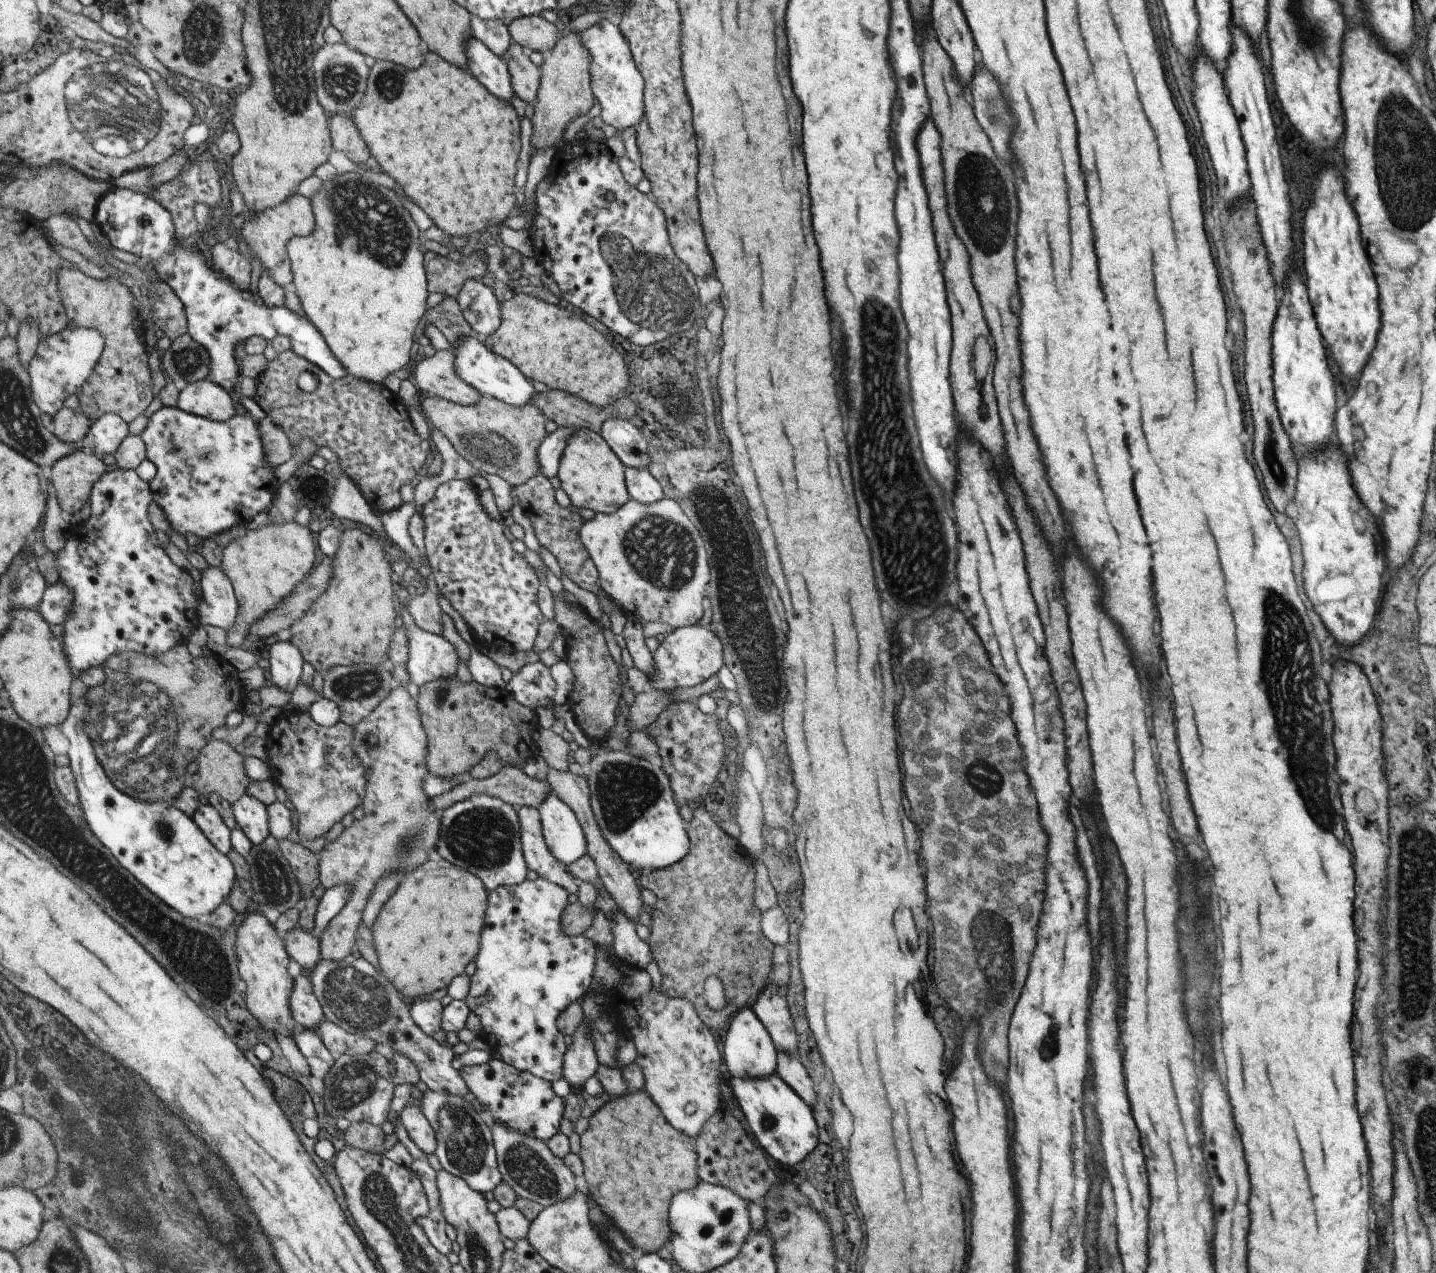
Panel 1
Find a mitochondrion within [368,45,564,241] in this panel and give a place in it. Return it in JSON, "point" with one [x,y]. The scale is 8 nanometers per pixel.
{"point":[389,82]}

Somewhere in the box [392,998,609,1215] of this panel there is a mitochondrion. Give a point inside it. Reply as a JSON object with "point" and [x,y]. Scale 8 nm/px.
{"point":[464,1141]}

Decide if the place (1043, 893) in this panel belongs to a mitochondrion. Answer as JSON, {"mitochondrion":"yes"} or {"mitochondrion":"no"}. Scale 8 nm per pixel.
{"mitochondrion":"no"}

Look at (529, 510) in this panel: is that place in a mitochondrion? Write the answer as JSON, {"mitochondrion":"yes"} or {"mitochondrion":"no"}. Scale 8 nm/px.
{"mitochondrion":"no"}

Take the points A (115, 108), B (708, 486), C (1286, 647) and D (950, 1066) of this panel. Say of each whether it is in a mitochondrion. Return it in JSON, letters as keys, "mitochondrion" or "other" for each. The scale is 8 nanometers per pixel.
{"A":"mitochondrion","B":"mitochondrion","C":"mitochondrion","D":"other"}

